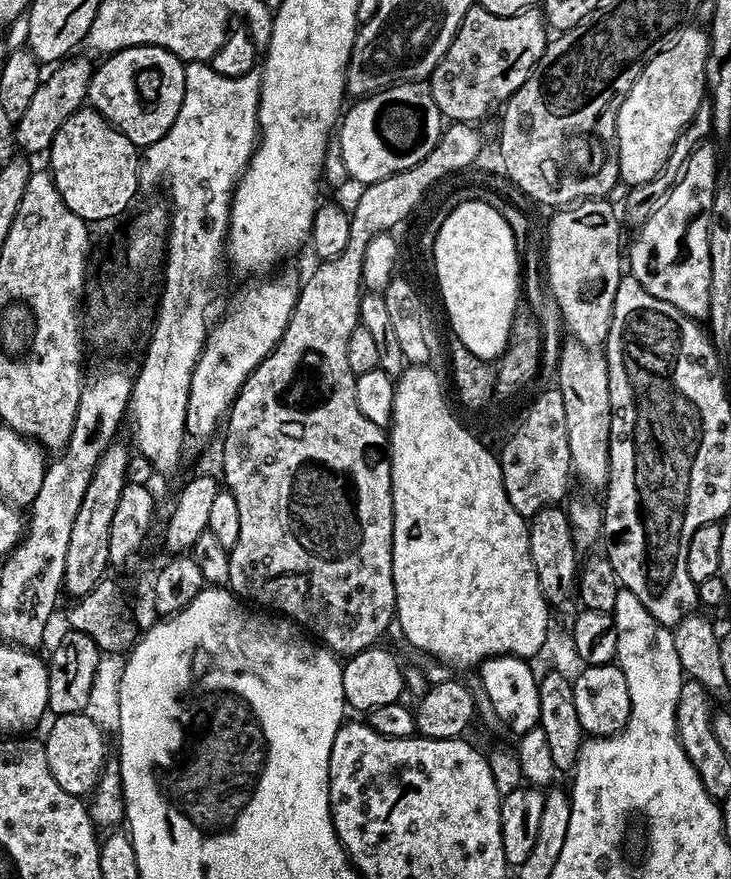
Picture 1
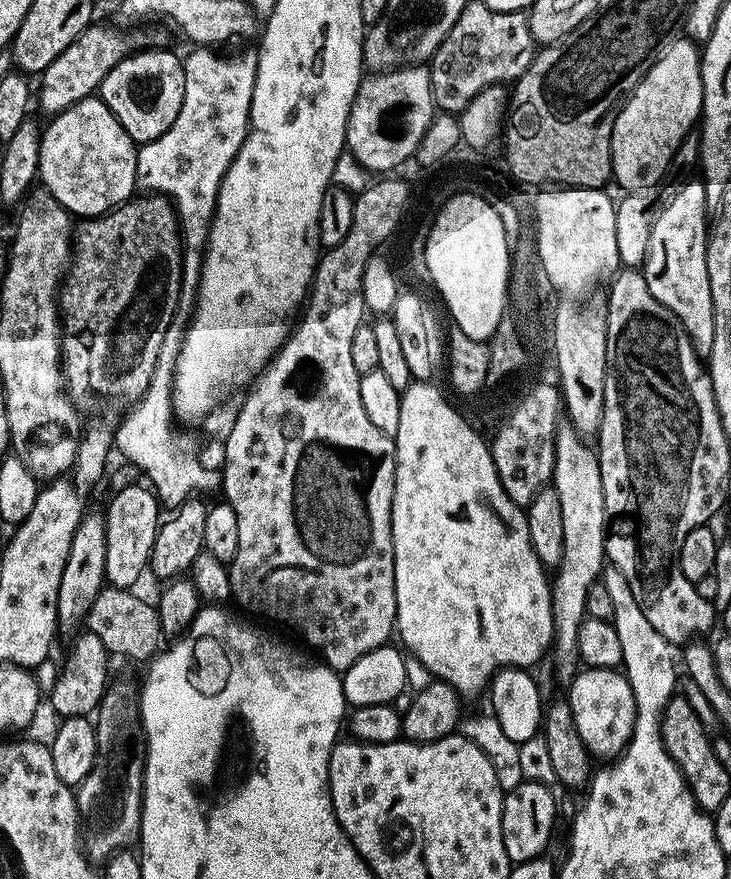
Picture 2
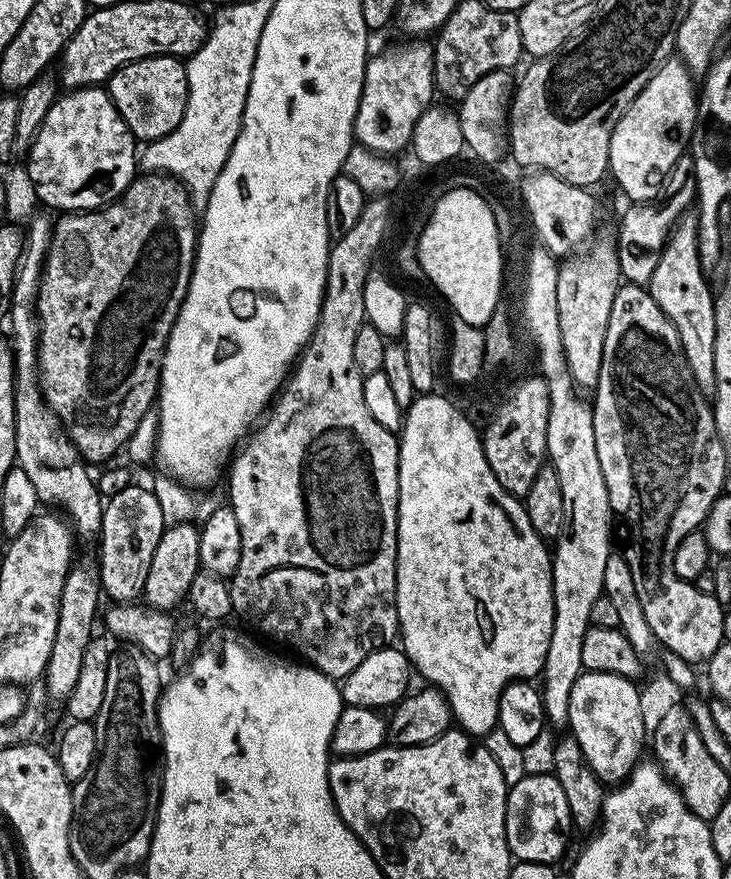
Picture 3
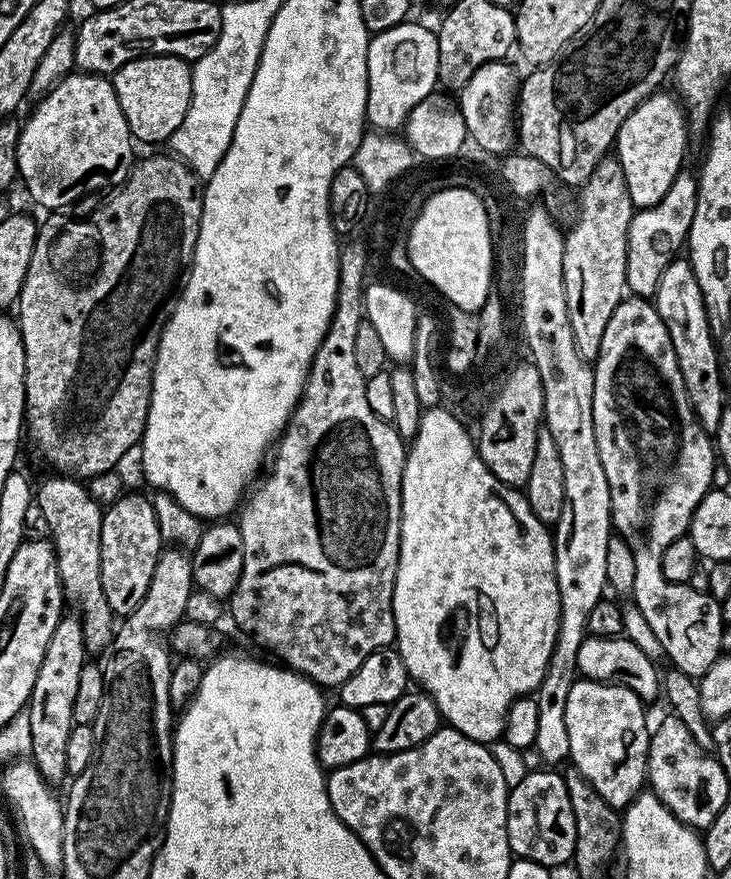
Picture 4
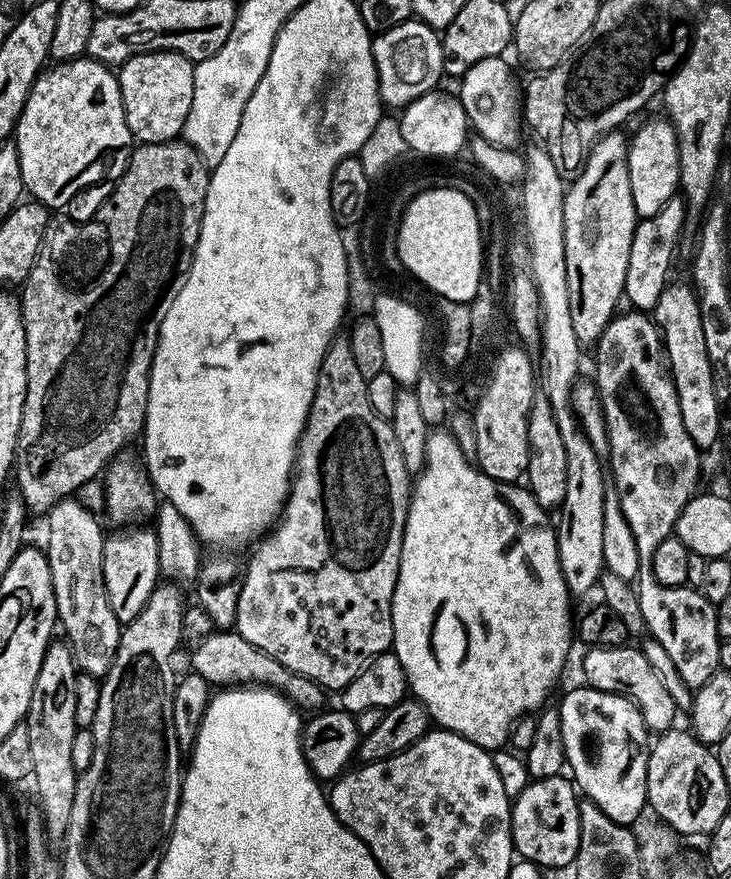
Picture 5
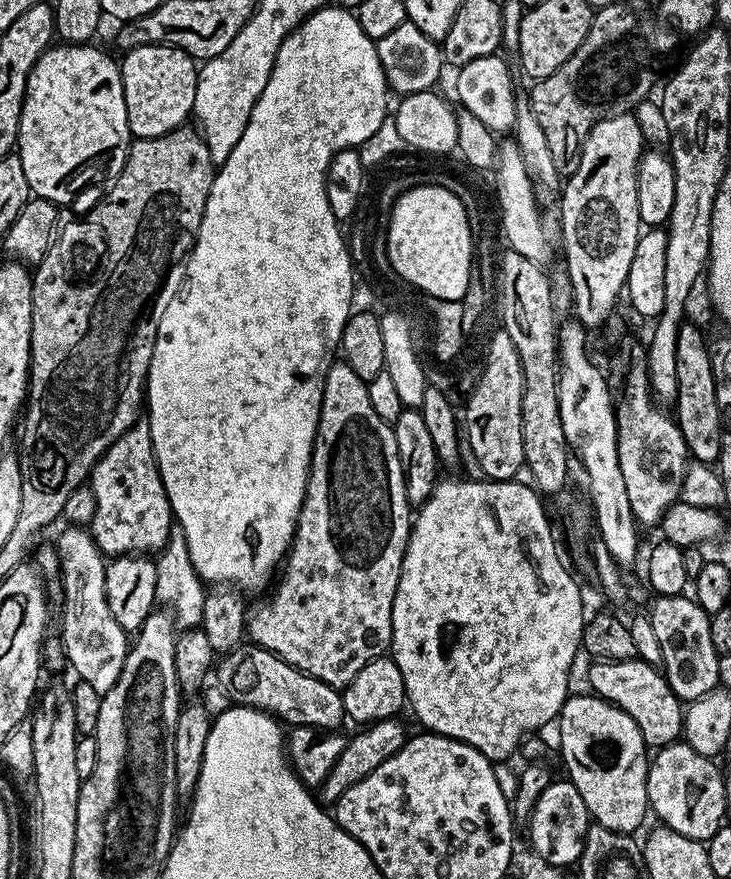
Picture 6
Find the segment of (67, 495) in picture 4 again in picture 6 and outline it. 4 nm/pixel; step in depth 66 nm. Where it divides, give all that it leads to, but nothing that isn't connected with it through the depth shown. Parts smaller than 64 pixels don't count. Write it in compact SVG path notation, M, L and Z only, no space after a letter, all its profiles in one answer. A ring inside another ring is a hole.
M68 526L65 529L60 541L54 544L60 553L58 583L64 600L58 639L64 645L67 667L72 667L80 675L79 683L94 686L94 690L103 694L112 689L114 682L118 682L118 674L122 674L130 636L111 616L106 596L106 557L92 540L91 531L80 526Z

